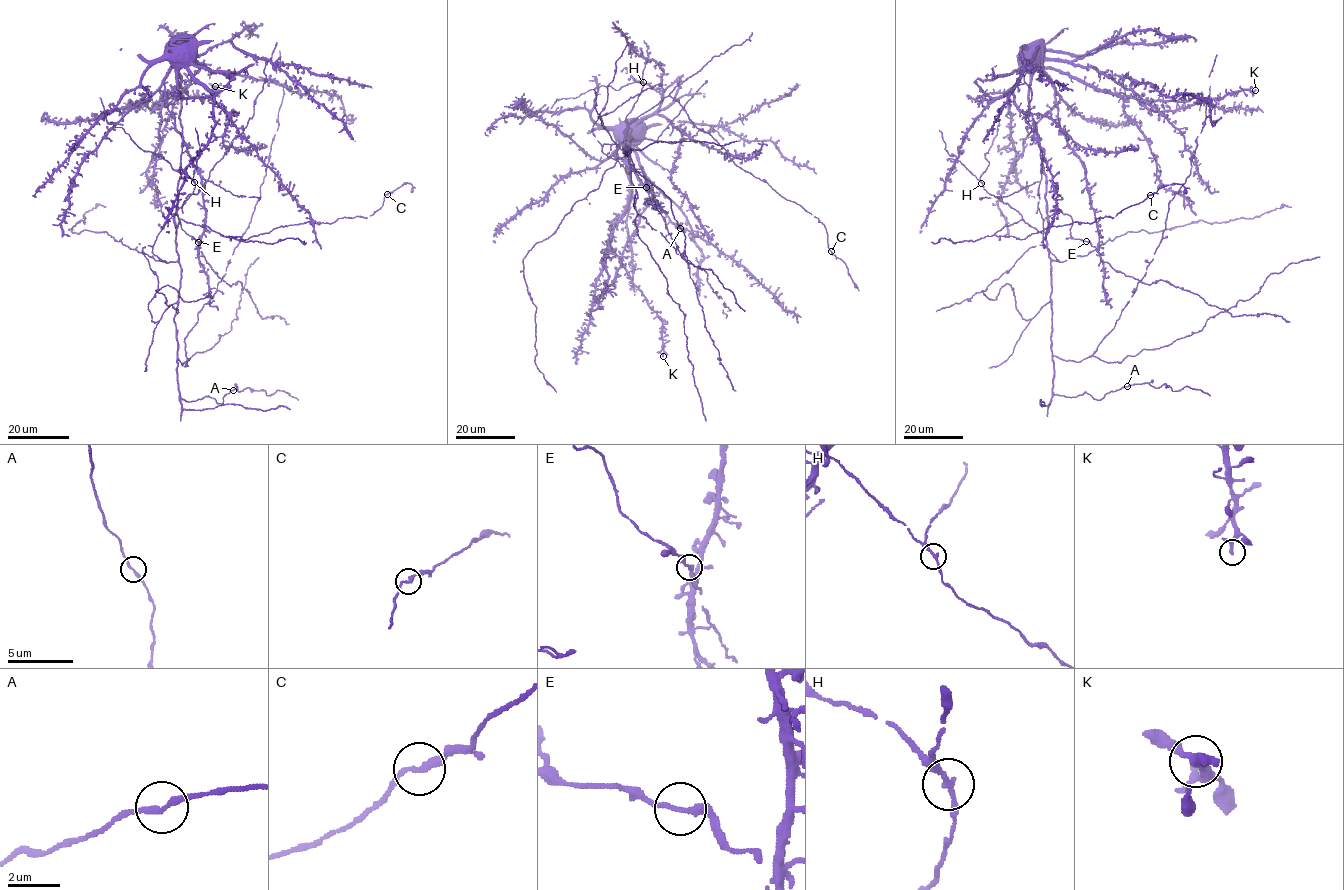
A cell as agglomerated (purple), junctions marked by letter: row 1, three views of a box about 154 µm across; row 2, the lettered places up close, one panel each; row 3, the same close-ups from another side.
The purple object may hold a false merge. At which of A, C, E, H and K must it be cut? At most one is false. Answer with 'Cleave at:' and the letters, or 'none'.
Cleave at: none

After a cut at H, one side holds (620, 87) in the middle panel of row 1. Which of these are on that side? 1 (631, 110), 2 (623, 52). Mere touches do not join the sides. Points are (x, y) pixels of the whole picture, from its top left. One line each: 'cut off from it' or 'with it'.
1: cut off from it
2: with it

